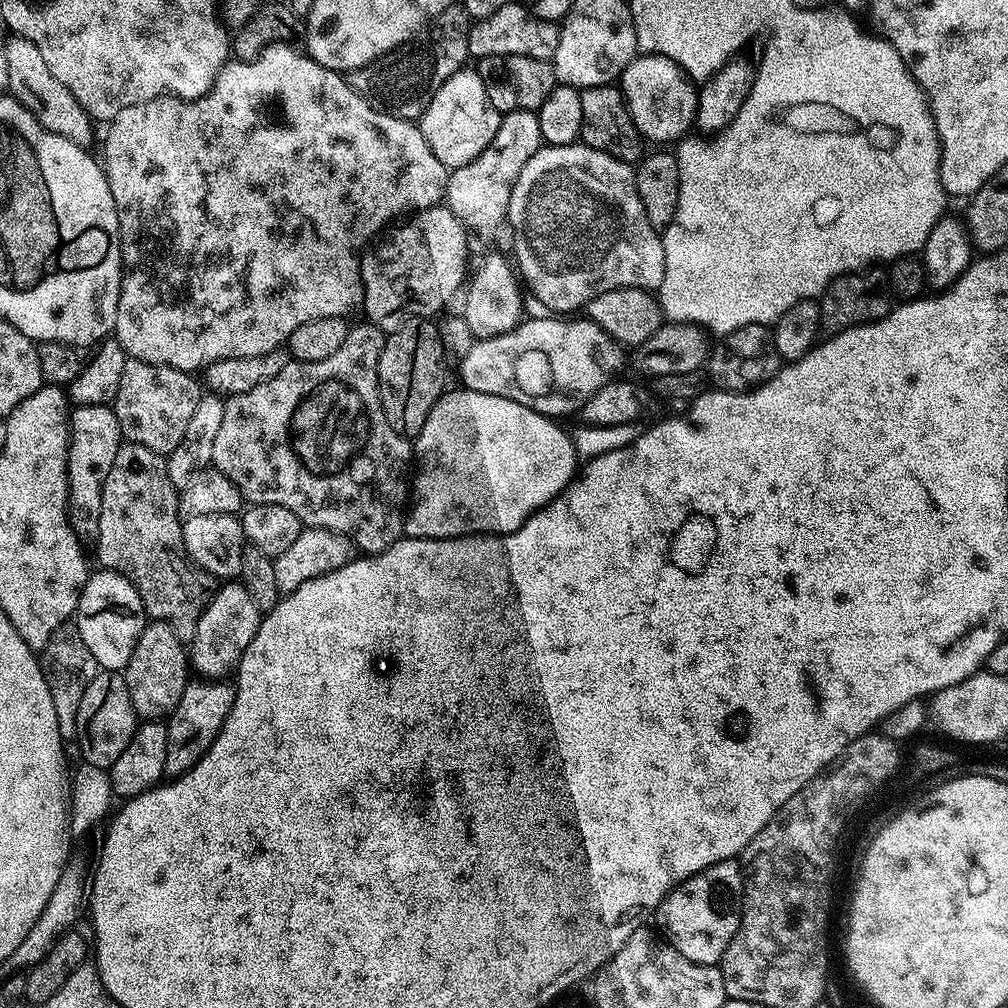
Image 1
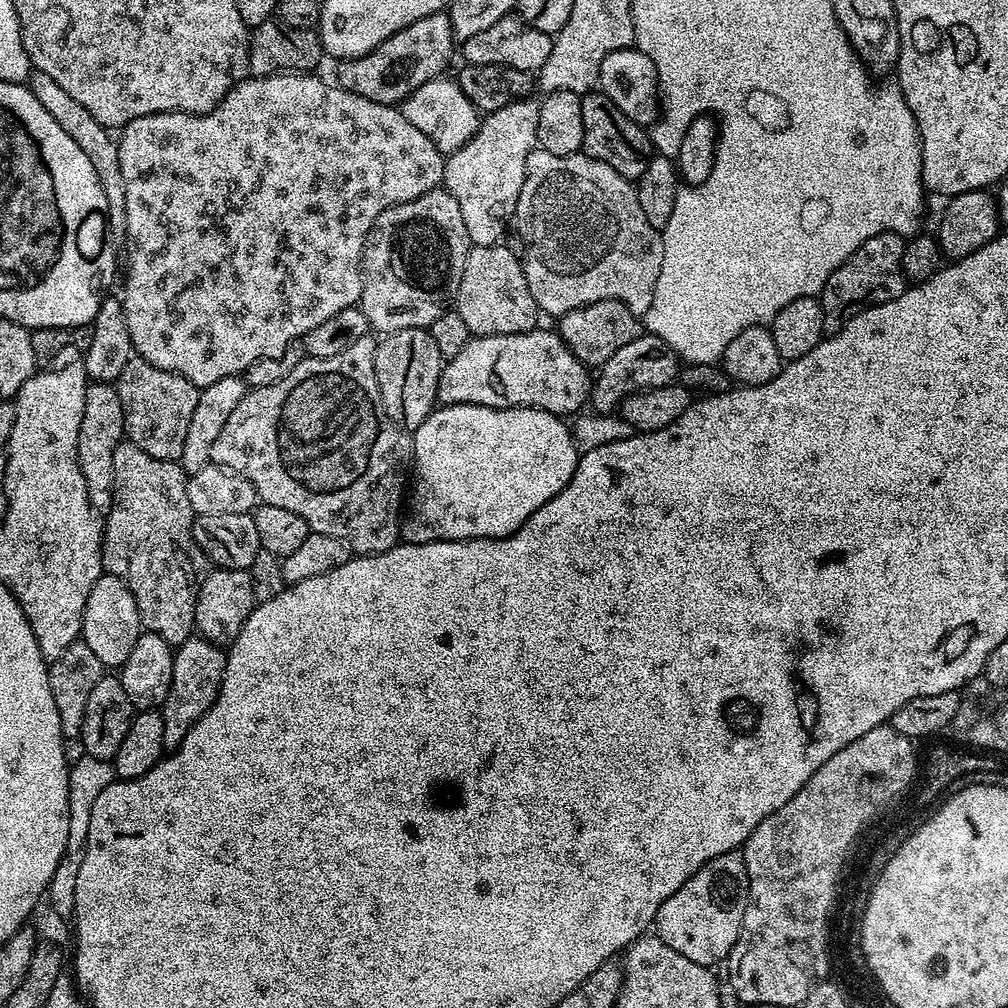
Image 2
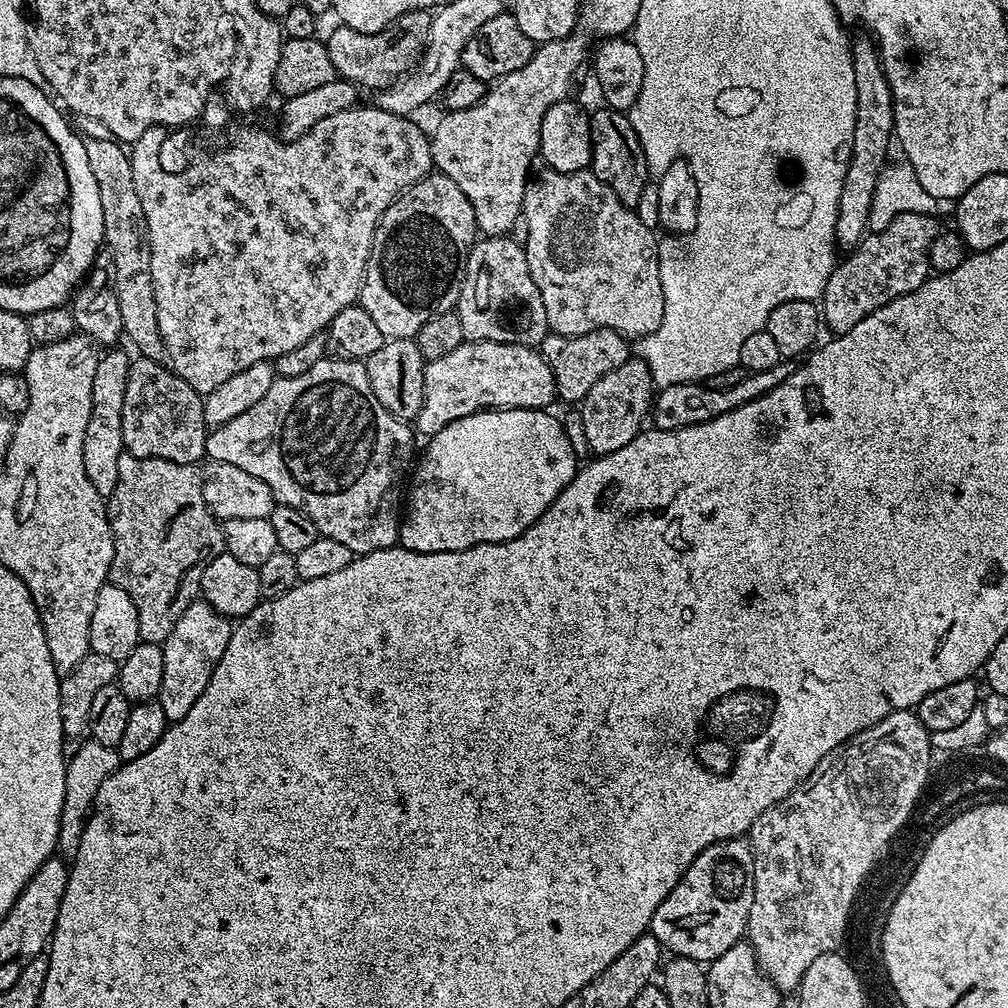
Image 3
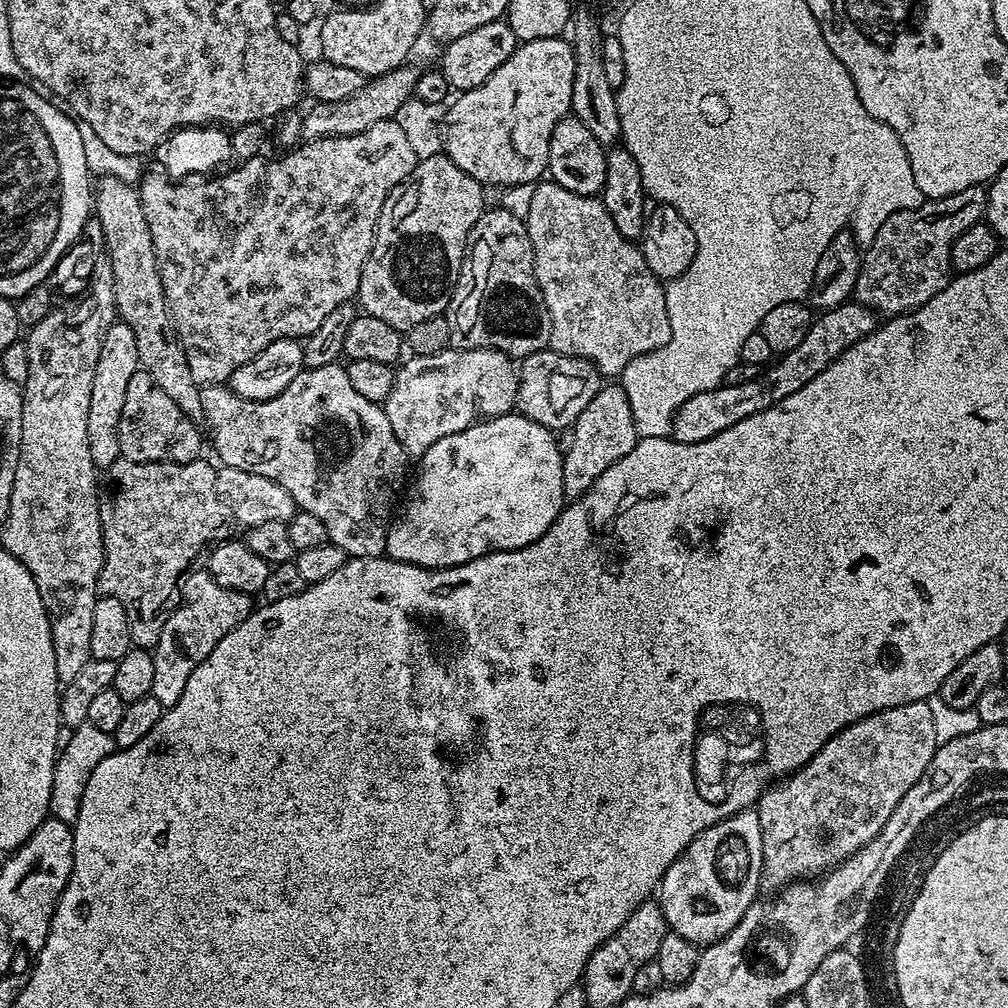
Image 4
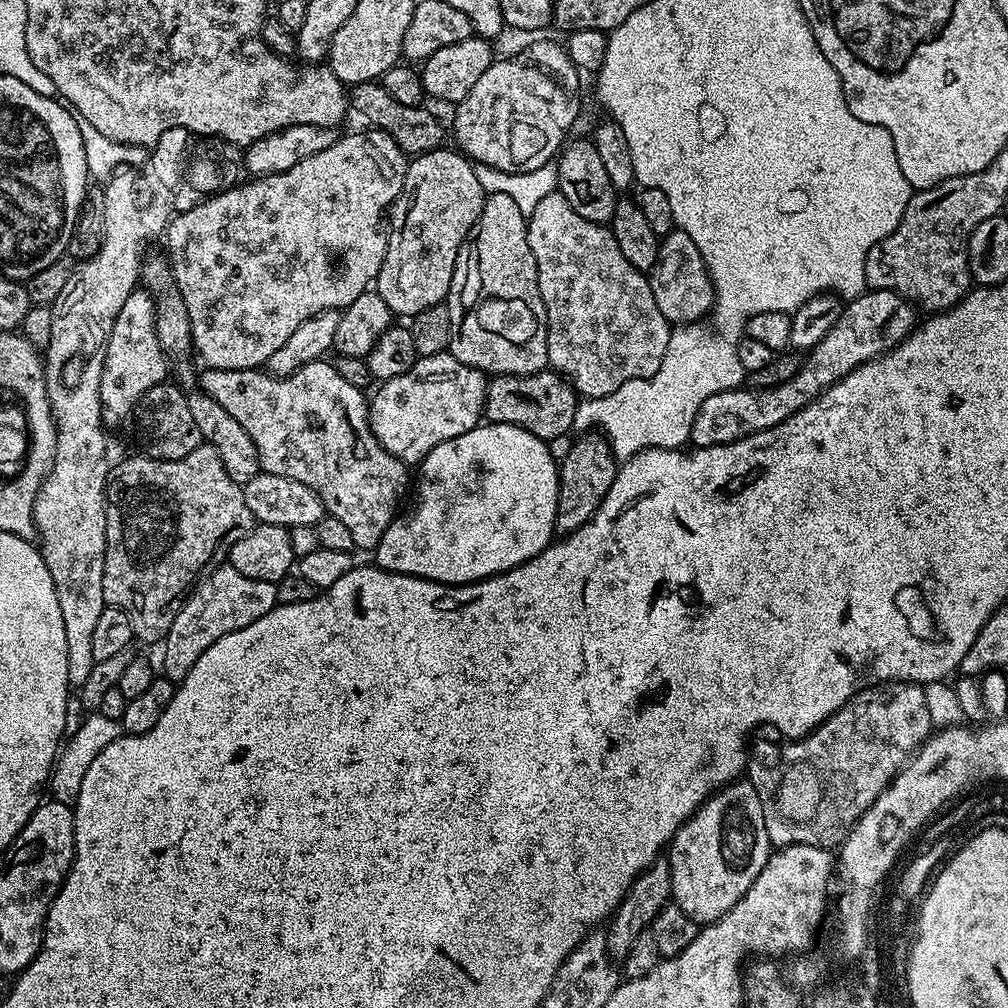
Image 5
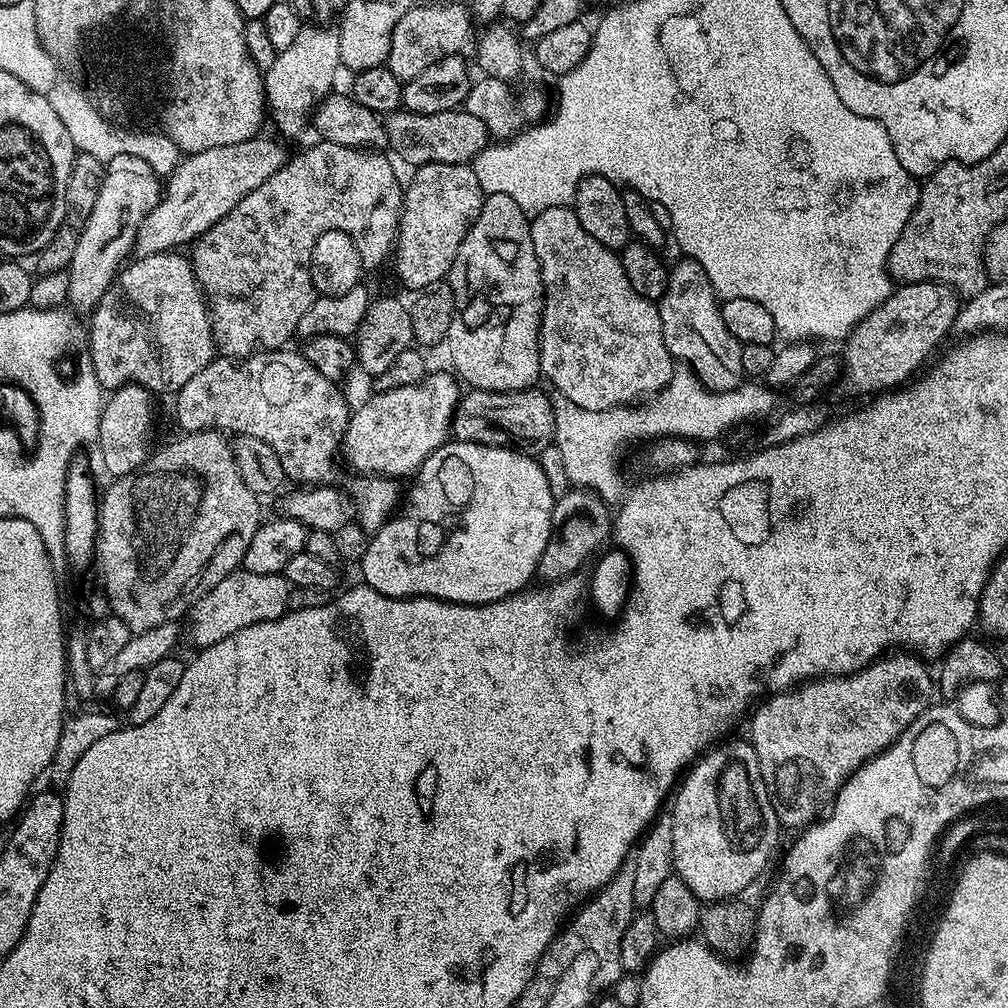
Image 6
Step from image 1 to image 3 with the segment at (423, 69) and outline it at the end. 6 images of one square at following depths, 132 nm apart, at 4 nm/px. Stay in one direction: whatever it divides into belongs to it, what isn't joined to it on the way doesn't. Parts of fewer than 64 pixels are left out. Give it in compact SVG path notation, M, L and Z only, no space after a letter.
M425 10L402 14L380 32L359 32L353 28L336 26L336 29L326 36L330 62L334 62L337 77L359 84L361 89L391 88L401 76L413 71L420 63L431 25L432 12Z

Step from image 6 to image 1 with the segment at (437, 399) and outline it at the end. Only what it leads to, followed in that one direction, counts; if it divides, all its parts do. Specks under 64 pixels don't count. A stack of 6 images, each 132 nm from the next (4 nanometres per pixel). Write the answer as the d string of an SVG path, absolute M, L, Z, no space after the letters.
M589 318L548 319L552 320L525 319L506 334L489 340L477 340L474 346L470 346L470 354L466 354L466 358L458 361L459 383L478 394L498 394L502 398L522 402L522 406L530 406L544 416L561 418L560 416L568 416L571 412L572 415L579 413L582 405L592 394L610 383L619 373L616 371L623 366L626 352L613 340L610 333Z

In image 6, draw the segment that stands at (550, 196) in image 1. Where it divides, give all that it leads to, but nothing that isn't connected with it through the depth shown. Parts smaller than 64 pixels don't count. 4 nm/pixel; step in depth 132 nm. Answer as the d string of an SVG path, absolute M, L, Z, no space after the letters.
M571 207L547 208L539 212L537 216L531 217L530 223L534 254L538 258L538 266L544 283L544 310L540 318L540 371L543 379L545 381L548 379L560 391L559 395L563 399L574 402L574 406L582 406L582 410L610 410L621 406L632 406L661 392L670 382L674 371L674 361L672 355L668 353L662 334L660 309L653 301L642 298L642 294L638 294L634 286L630 286L630 282L626 279L626 270L622 270L619 255L613 249L602 246L598 238L590 238L590 234L582 230L582 222L578 222L575 211Z

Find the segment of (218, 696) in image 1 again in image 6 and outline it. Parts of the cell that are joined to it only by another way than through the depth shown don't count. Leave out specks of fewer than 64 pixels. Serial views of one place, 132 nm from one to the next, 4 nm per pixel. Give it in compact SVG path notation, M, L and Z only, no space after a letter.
M243 570L224 576L196 605L188 616L186 636L196 643L197 649L209 648L246 626L258 622L277 620L288 611L288 593L290 585L283 574L250 574Z

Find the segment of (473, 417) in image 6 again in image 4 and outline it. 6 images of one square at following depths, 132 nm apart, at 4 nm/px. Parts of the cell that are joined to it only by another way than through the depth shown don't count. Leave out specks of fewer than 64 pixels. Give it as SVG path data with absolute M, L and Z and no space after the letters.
M549 348L523 357L518 371L519 392L516 399L519 413L553 432L575 424L582 410L604 384L600 372L588 359L561 356Z

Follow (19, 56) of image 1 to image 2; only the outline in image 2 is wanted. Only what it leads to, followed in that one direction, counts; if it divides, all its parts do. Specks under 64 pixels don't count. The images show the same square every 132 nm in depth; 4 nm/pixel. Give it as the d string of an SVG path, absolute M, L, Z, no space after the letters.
M33 71L30 76L30 87L34 98L38 98L42 106L46 106L46 111L52 115L54 122L58 122L58 126L62 126L62 130L66 130L66 134L70 134L70 138L78 142L82 154L90 158L90 166L94 166L94 174L98 174L98 182L102 182L102 190L106 194L109 221L116 226L123 225L126 186L122 182L122 166L118 166L118 143L113 133L103 124L99 124L94 114L86 110L86 106L70 98L70 94L66 94L66 90L62 90L62 86L58 86L58 82L50 78L50 74Z

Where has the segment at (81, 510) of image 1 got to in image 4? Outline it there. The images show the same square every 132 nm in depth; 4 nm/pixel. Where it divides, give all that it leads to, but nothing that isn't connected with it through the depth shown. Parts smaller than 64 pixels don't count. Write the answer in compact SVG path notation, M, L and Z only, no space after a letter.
M123 322L111 324L102 342L102 354L98 354L94 390L90 396L90 450L97 469L111 469L114 461L121 459L118 426L122 422L122 402L126 402L130 378L134 378L140 367L138 342L134 330Z

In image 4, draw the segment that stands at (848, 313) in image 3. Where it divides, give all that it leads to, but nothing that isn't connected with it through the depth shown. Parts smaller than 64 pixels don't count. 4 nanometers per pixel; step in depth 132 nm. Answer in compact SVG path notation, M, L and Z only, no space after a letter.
M983 187L958 190L958 194L943 196L937 200L925 199L916 208L907 208L901 212L890 214L886 222L878 230L872 244L863 249L860 262L860 273L854 293L855 303L865 304L877 314L903 314L923 306L948 285L952 259L950 250L954 246L954 238L962 234L962 230L970 230L970 226L981 223L984 215L984 203L988 201L988 193Z

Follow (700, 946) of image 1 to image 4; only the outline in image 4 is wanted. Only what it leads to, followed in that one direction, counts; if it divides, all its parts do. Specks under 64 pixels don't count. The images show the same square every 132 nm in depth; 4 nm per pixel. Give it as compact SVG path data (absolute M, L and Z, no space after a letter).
M759 811L733 812L731 816L718 820L714 826L702 828L689 844L684 845L682 854L660 878L658 903L669 929L682 934L682 938L694 942L697 946L713 944L715 940L721 940L726 934L730 934L730 930L738 926L742 914L746 914L746 910L750 910L752 903L758 899L759 892L756 891L761 891L762 888L760 871L763 865Z

